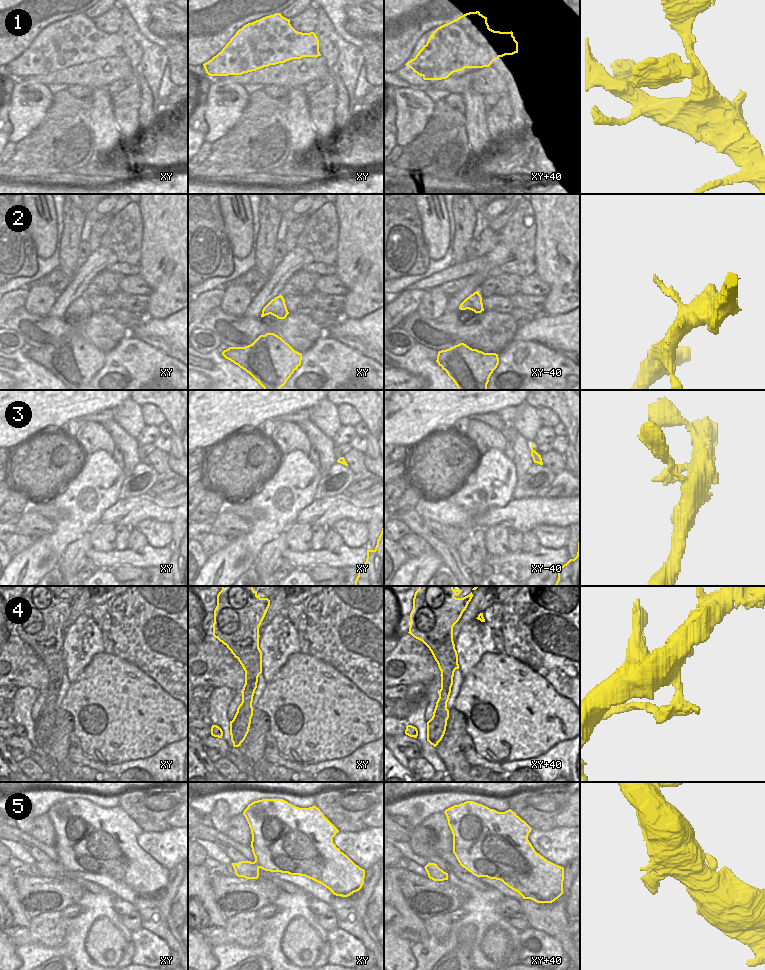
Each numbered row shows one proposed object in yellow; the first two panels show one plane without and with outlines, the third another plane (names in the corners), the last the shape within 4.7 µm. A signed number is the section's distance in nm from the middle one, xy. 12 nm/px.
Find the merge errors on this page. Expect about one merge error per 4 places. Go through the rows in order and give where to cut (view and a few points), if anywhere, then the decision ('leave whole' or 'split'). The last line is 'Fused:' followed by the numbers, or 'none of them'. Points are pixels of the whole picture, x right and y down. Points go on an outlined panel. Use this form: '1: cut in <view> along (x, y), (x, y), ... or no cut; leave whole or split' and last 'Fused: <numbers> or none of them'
1: no cut; leave whole
2: no cut; leave whole
3: no cut; leave whole
4: no cut; leave whole
5: no cut; leave whole
Fused: none of them

